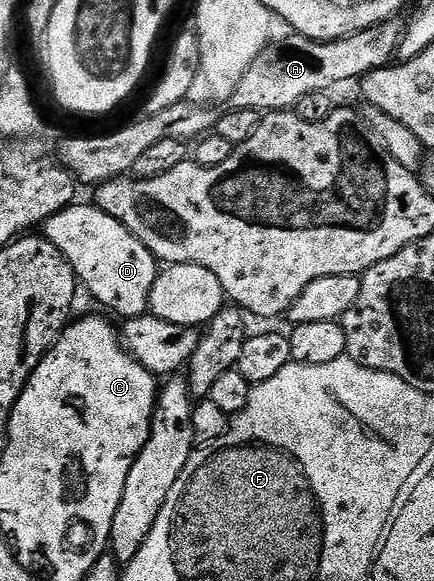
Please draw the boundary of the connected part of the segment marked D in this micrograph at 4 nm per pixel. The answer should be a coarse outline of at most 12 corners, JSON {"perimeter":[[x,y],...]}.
{"perimeter":[[95,205],[42,235],[101,308],[149,314],[158,260]]}

